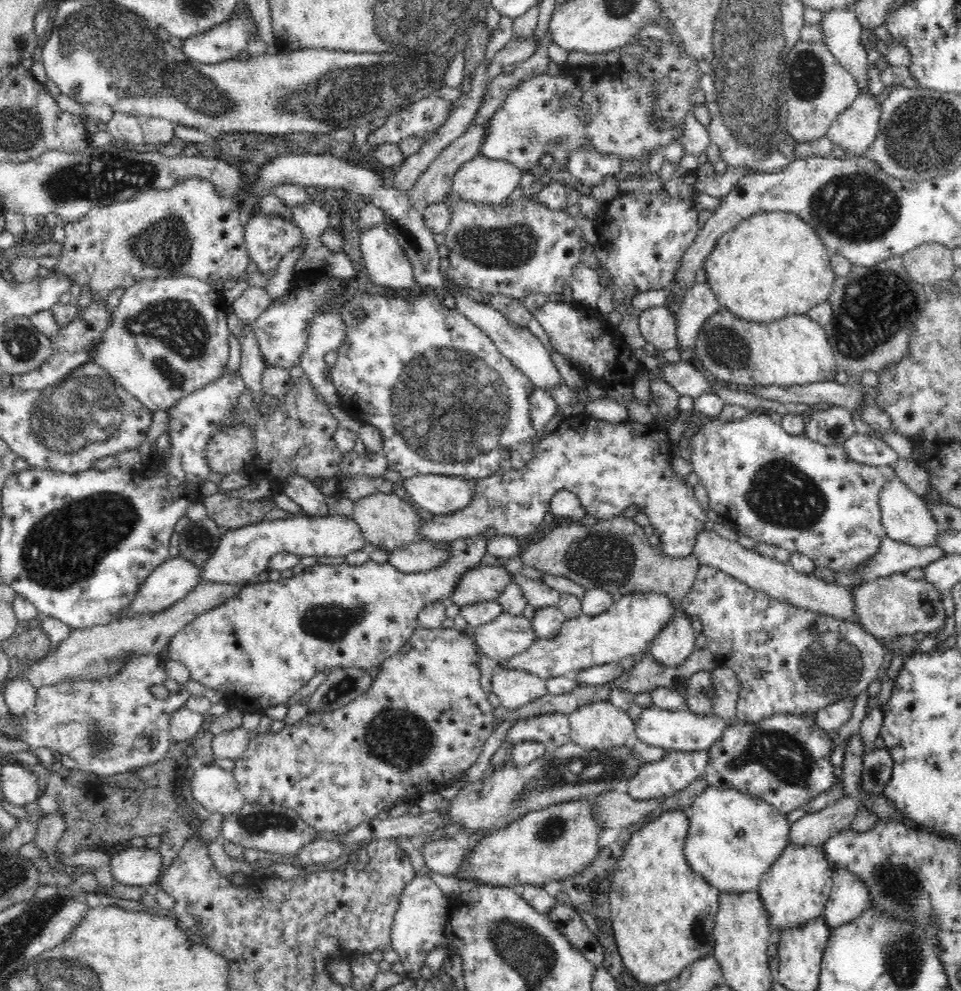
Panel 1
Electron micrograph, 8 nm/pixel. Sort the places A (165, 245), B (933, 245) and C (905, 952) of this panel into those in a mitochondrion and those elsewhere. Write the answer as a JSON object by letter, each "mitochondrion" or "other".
{"A":"mitochondrion","B":"other","C":"mitochondrion"}

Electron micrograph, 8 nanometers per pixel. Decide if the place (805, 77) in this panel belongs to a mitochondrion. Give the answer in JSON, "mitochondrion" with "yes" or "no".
{"mitochondrion":"yes"}

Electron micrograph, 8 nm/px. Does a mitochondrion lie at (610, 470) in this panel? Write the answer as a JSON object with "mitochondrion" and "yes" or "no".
{"mitochondrion":"no"}

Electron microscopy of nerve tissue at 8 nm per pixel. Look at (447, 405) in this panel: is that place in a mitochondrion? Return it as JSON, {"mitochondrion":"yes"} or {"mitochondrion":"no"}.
{"mitochondrion":"yes"}

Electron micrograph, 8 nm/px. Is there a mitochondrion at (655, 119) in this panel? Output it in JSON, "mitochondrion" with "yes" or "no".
{"mitochondrion":"no"}

